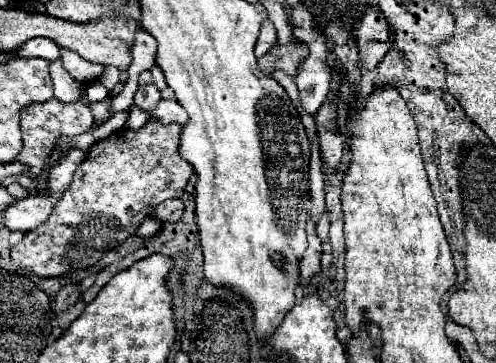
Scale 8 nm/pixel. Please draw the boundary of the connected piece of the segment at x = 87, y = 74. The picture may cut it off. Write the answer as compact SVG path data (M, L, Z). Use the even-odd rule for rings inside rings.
M62 50L62 64L68 70L70 76L74 76L80 82L92 82L98 80L102 74L102 66L96 66L88 60L84 60L80 54L72 52L72 50Z

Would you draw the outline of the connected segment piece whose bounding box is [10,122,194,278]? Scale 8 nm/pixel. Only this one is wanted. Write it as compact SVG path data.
M146 122L140 130L118 130L112 132L108 138L96 142L86 160L76 168L70 188L64 192L62 200L56 204L56 210L36 230L24 234L24 240L16 244L10 252L12 262L30 270L38 278L60 278L64 274L74 274L80 270L88 270L94 266L106 252L126 242L130 236L136 234L144 218L166 198L180 198L184 194L184 186L188 184L190 176L194 174L194 166L184 160L178 152L180 146L180 124L160 124L160 122Z

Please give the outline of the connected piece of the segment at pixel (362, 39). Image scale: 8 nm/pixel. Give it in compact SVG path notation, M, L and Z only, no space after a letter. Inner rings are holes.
M370 6L368 14L364 14L364 22L358 28L356 46L360 52L360 68L374 70L380 58L392 46L392 34L384 20L384 14L378 6Z

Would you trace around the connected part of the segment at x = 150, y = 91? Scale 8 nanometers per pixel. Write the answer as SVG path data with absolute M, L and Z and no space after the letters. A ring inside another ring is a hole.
M148 84L148 86L138 86L138 92L134 96L134 106L138 106L140 110L154 110L156 104L160 102L160 92L154 84Z

